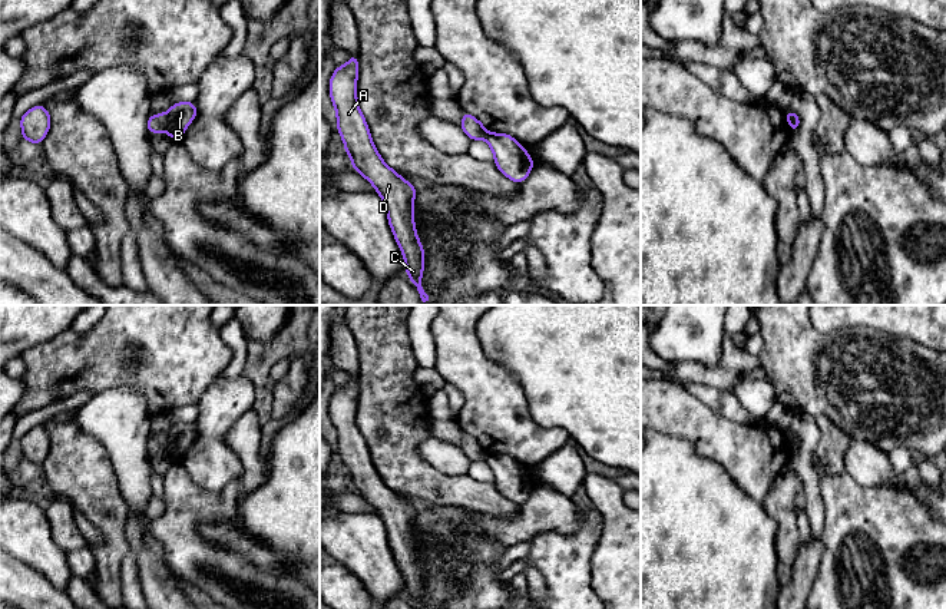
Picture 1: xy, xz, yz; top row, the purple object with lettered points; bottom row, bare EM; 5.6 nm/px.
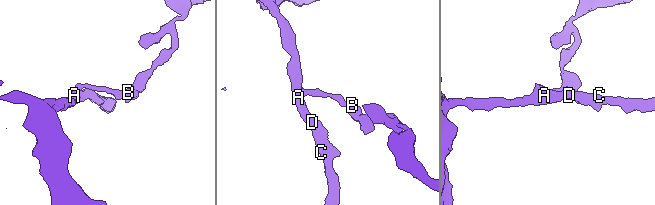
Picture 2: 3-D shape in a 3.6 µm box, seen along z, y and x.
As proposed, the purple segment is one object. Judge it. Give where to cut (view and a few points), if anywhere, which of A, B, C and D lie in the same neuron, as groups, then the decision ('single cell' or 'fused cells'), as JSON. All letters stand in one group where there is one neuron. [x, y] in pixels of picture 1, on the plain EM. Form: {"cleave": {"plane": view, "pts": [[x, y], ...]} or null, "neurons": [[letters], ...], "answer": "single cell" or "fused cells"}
{"cleave": {"plane": "xy", "pts": [[166, 434], [166, 447], [164, 450]]}, "neurons": [["A", "C", "D"], ["B"]], "answer": "fused cells"}

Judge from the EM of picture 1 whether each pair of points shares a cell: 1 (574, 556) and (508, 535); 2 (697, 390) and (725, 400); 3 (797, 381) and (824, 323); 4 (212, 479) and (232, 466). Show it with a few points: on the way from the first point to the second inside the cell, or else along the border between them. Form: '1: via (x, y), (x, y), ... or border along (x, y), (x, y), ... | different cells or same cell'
1: border along (565, 533), (543, 532), (531, 540) | different cells
2: via (704, 393), (718, 400) | same cell
3: border along (810, 320), (822, 333), (853, 328) | different cells
4: via (217, 475), (228, 466) | same cell

